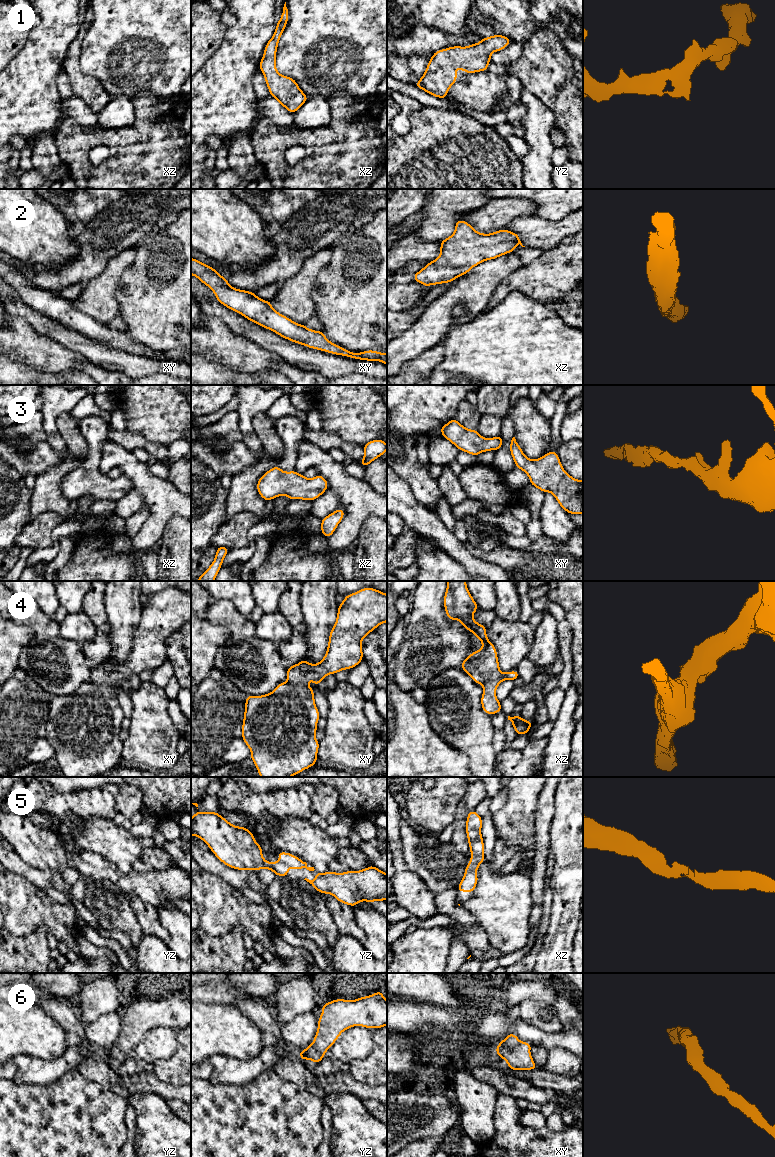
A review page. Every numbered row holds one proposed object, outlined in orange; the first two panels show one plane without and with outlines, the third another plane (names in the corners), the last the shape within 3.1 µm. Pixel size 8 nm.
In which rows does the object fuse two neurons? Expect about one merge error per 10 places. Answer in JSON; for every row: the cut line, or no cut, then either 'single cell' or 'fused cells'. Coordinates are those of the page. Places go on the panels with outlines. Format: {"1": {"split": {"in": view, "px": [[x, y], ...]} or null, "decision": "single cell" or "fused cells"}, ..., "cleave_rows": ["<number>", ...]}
{"1": {"split": null, "decision": "single cell"}, "2": {"split": null, "decision": "single cell"}, "3": {"split": null, "decision": "single cell"}, "4": {"split": null, "decision": "single cell"}, "5": {"split": null, "decision": "single cell"}, "6": {"split": null, "decision": "single cell"}, "cleave_rows": []}

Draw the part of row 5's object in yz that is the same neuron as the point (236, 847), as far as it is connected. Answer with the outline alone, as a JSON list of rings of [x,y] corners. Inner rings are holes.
[[[197,811],[191,818],[191,836],[203,840],[218,860],[236,870],[269,869],[278,877],[288,876],[291,867],[297,871],[301,868],[315,870],[295,855],[281,851],[278,852],[279,862],[267,862],[253,833],[246,827],[229,823],[218,812]]]

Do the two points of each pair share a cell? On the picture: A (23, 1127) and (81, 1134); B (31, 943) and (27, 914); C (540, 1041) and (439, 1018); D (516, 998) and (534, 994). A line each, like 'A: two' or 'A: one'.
A: one
B: two
C: one
D: one

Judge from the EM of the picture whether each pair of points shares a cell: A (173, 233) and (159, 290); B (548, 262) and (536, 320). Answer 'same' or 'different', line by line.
A: same
B: different

